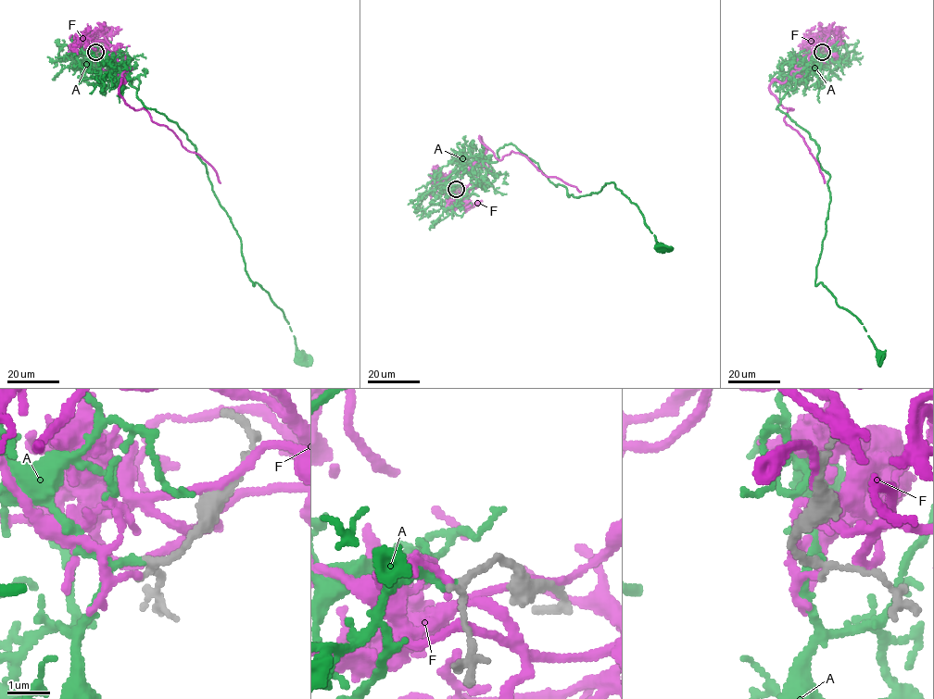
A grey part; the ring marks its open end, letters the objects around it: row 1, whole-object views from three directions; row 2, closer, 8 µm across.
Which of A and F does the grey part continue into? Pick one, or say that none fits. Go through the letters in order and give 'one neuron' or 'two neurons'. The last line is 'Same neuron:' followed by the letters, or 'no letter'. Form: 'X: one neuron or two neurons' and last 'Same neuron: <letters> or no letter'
A: one neuron
F: two neurons
Same neuron: A

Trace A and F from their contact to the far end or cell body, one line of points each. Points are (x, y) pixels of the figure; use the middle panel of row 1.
A: (456, 190), (448, 183), (460, 164), (495, 162), (513, 144), (568, 196), (613, 182), (659, 246)
F: (456, 190), (478, 186), (492, 169), (479, 136), (499, 160), (511, 151), (523, 155), (547, 176), (581, 191)

